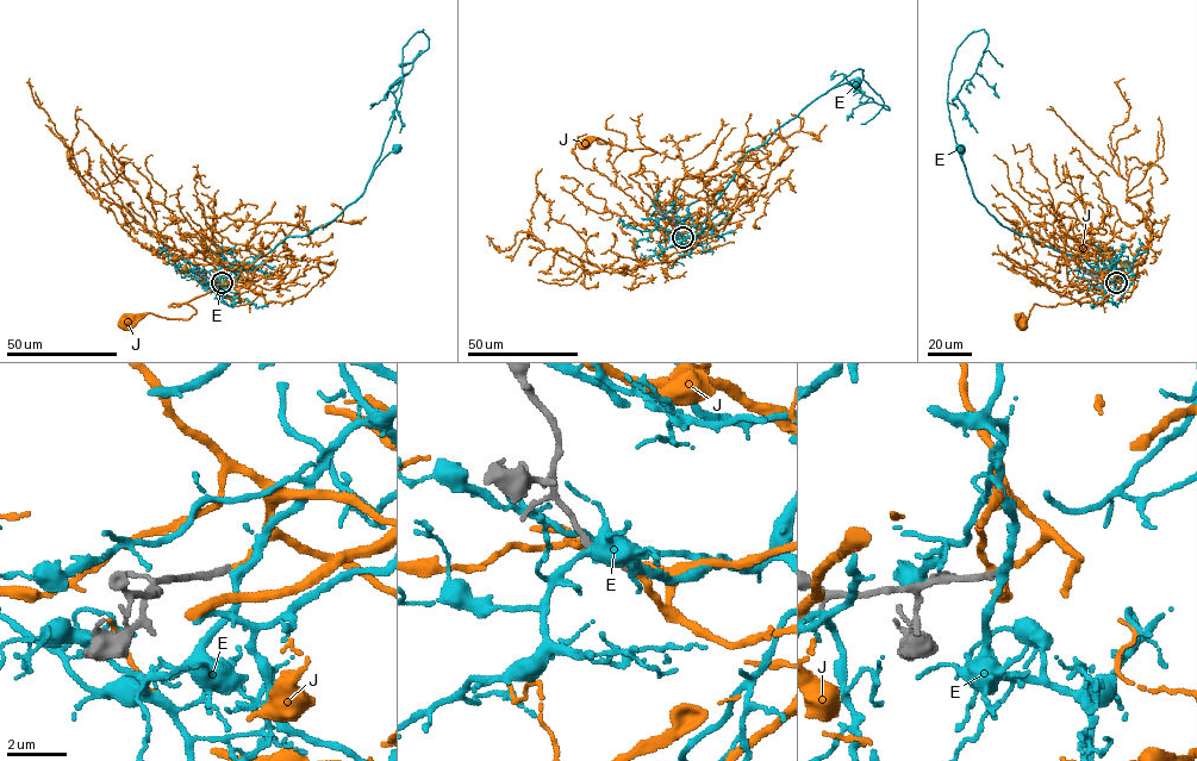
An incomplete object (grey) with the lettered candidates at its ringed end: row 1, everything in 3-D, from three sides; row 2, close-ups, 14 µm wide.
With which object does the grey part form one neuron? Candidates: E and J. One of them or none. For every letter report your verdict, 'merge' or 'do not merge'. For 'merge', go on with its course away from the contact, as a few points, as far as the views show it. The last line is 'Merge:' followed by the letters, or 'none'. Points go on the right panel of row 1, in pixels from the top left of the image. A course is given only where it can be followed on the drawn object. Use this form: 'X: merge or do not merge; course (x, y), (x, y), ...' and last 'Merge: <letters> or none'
E: do not merge
J: merge; course (1116, 282), (1116, 276), (1108, 279), (1068, 304), (1035, 304), (1027, 319), (1017, 317), (1023, 325)
Merge: J

